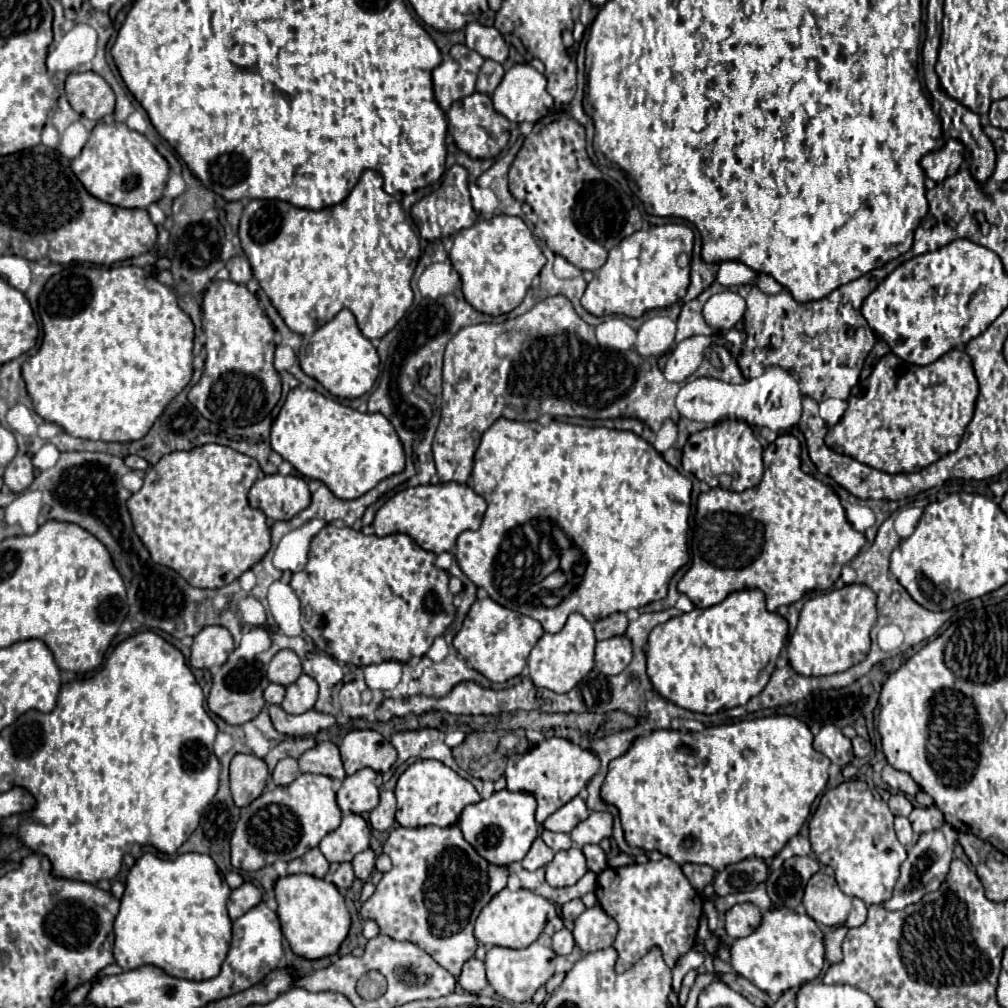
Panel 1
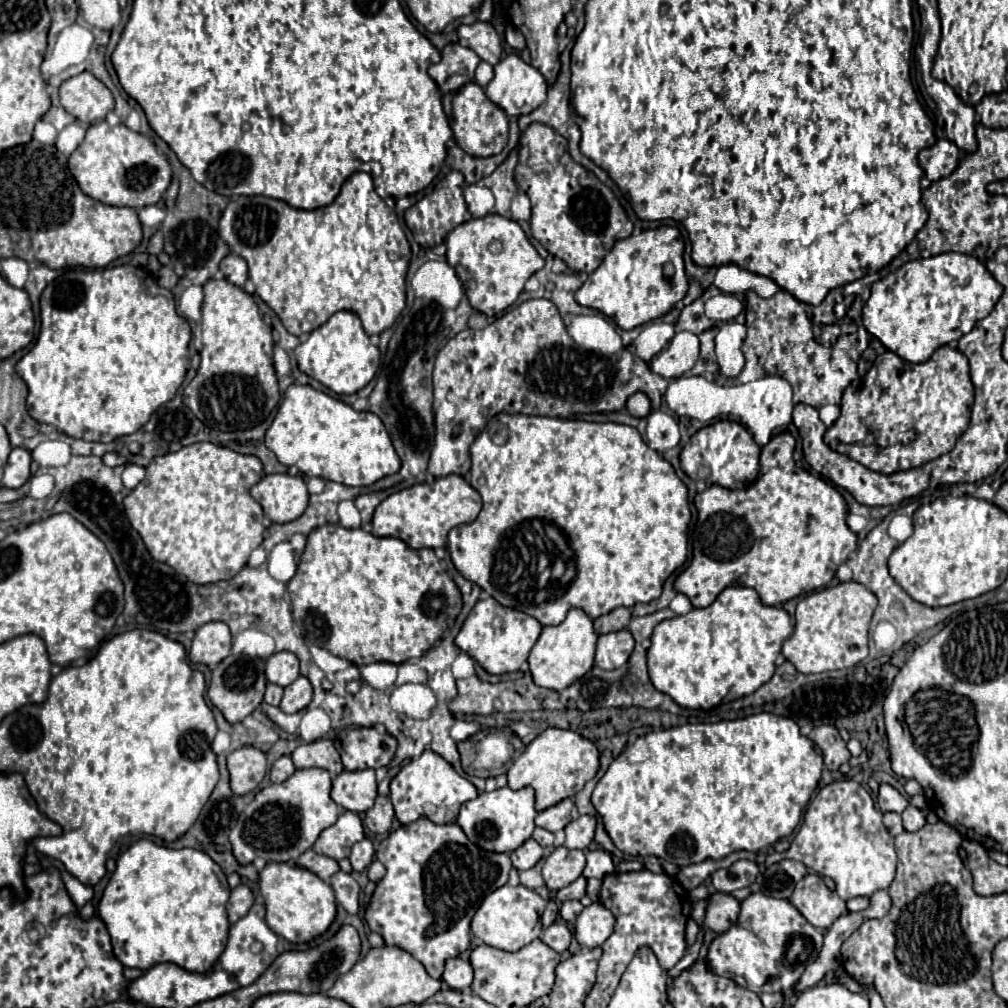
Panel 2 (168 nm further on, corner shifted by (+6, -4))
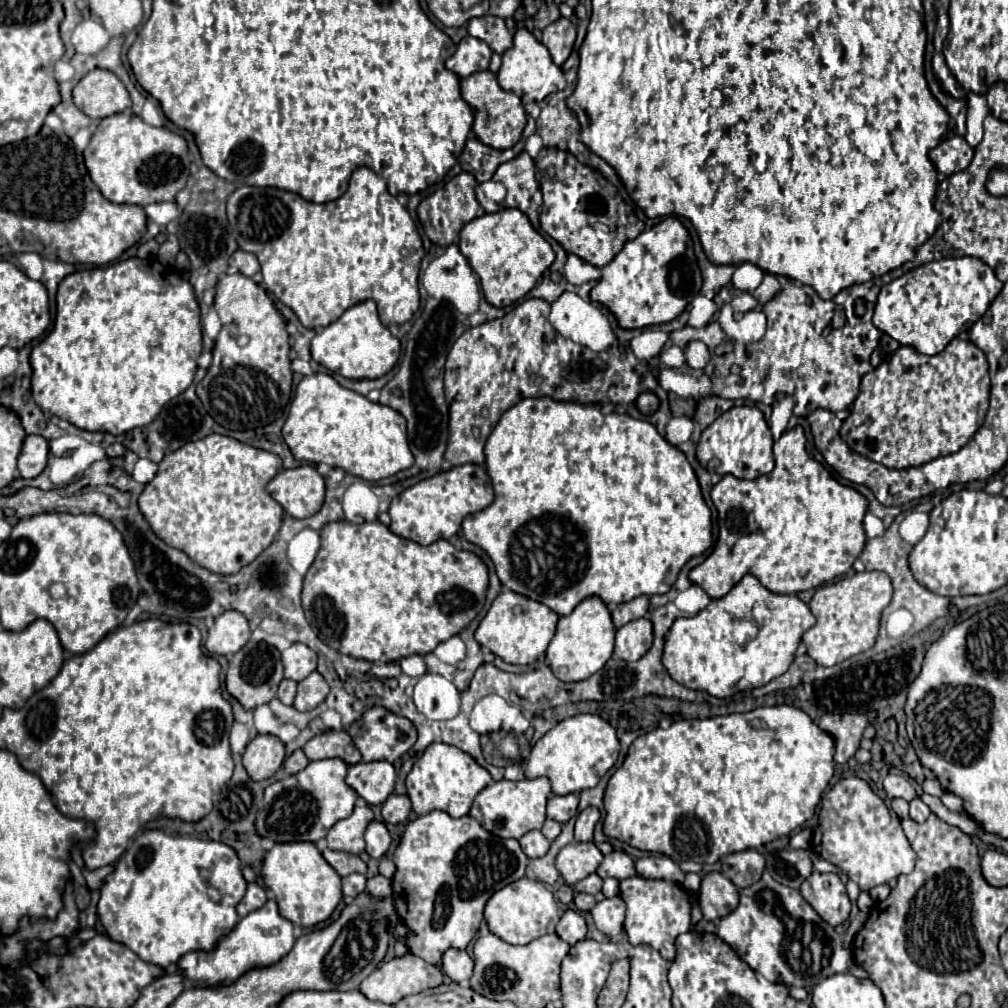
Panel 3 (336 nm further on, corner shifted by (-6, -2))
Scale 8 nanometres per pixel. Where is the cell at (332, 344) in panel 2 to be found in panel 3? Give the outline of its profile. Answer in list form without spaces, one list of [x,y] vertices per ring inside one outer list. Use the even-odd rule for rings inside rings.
[[[372,300],[360,302],[348,308],[336,322],[318,332],[310,344],[312,360],[326,366],[330,372],[338,372],[350,380],[374,380],[394,368],[400,358],[400,342],[382,326],[376,304]]]

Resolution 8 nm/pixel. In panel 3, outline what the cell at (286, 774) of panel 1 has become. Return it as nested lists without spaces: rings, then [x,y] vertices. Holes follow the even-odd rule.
[[[296,750],[292,756],[288,756],[286,760],[284,760],[284,772],[286,774],[298,774],[300,770],[304,770],[306,766],[308,766],[308,758],[306,758],[306,754],[302,752],[302,750]]]

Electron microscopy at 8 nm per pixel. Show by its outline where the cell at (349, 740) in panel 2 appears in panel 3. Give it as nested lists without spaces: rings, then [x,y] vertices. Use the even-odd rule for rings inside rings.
[[[380,706],[364,712],[364,716],[350,726],[348,734],[354,740],[354,746],[360,750],[364,762],[378,762],[378,760],[396,762],[416,742],[416,730],[414,730],[412,722],[402,718],[402,716],[396,716],[396,714],[392,714]]]

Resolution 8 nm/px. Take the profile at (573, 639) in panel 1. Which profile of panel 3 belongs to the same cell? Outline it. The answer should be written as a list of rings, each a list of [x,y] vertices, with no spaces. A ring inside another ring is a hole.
[[[600,598],[582,600],[570,616],[558,620],[556,634],[546,650],[548,666],[562,682],[580,682],[598,672],[612,656],[614,648],[614,624],[606,604]]]

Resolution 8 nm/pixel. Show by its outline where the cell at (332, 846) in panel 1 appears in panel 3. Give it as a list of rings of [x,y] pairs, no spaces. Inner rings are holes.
[[[358,804],[352,816],[336,822],[328,830],[328,836],[326,836],[328,848],[350,852],[350,854],[362,854],[364,852],[364,832],[372,820],[374,820],[374,814],[370,806]]]

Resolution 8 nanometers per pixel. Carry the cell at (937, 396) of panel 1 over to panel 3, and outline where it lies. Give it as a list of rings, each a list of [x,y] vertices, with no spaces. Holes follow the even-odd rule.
[[[954,338],[946,350],[936,356],[918,354],[912,346],[902,346],[891,355],[862,377],[860,394],[852,404],[850,416],[840,428],[840,438],[850,446],[850,450],[862,454],[864,458],[898,470],[922,466],[938,456],[958,452],[982,426],[988,410],[990,378],[984,352],[968,340]]]

